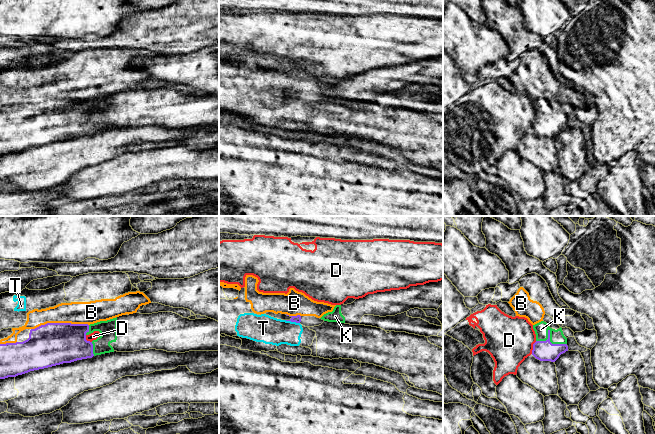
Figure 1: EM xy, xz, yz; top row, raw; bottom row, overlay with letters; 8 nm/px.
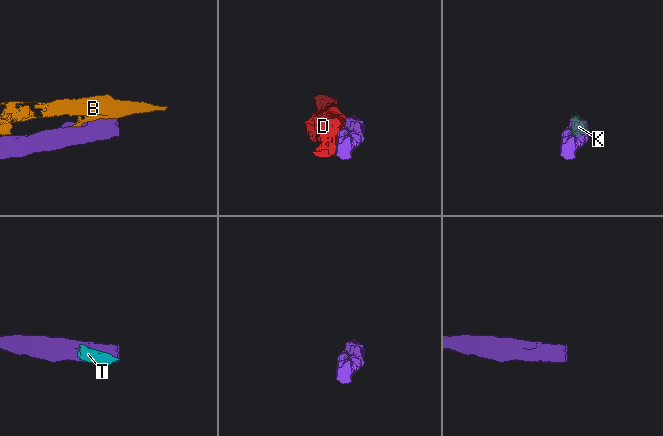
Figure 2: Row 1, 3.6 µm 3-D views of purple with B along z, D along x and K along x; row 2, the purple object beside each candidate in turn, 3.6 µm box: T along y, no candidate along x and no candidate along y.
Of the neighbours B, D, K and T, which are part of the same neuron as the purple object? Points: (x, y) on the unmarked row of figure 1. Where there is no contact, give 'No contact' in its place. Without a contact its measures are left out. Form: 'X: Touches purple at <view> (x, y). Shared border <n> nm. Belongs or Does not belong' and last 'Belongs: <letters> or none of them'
B: Touches purple at xy (59, 99). Shared border 460 nm. Does not belong
D: Touches purple at yz (533, 123). Shared border 110 nm. Does not belong
K: Touches purple at yz (550, 118). Shared border 260 nm. Belongs
T: Touches purple at xz (292, 97). Shared border 120 nm. Does not belong
Belongs: K

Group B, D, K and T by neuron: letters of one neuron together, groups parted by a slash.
B T / D / K

